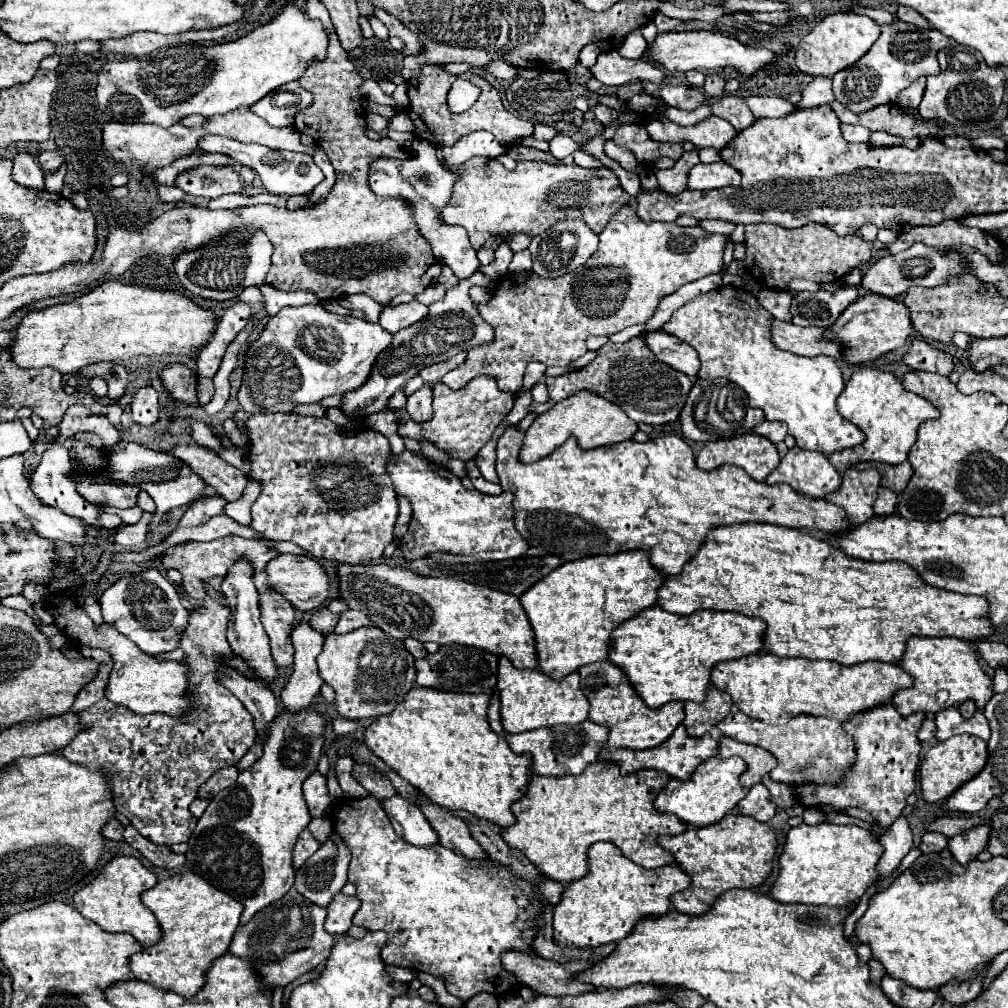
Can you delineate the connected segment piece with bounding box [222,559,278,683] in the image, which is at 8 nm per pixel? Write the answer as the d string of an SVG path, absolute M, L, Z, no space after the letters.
M238 559L236 563L230 565L230 569L222 581L222 593L226 597L226 605L232 611L230 619L228 619L228 643L230 643L232 651L236 651L236 655L240 655L244 661L248 661L248 665L256 671L258 679L264 679L266 683L270 683L278 675L278 669L272 663L270 641L260 623L260 603L258 603L260 595L258 595L258 589L254 587L254 567L252 567L252 563L248 563L248 559Z

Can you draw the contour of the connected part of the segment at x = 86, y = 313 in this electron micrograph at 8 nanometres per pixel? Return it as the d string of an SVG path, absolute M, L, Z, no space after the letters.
M108 279L86 295L76 297L74 301L52 305L46 309L30 309L16 329L12 331L14 339L6 347L12 361L22 369L42 369L52 367L64 375L74 375L82 367L100 363L100 361L128 361L136 355L190 355L194 349L206 345L206 341L214 333L214 315L202 307L198 307L190 297L158 291L158 289L142 289L124 285L120 281Z

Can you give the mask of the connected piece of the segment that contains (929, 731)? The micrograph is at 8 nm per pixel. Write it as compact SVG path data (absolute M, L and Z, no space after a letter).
M928 717L928 721L924 721L920 731L918 731L918 739L920 741L930 741L934 735L936 735L936 723L934 723L934 719Z

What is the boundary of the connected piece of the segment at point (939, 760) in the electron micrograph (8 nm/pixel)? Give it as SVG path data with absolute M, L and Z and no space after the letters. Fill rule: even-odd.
M968 733L954 735L946 741L936 743L920 763L920 787L922 787L924 801L936 803L950 797L952 791L956 791L962 783L972 779L982 769L986 759L988 759L986 741L980 741L978 737L972 737Z

